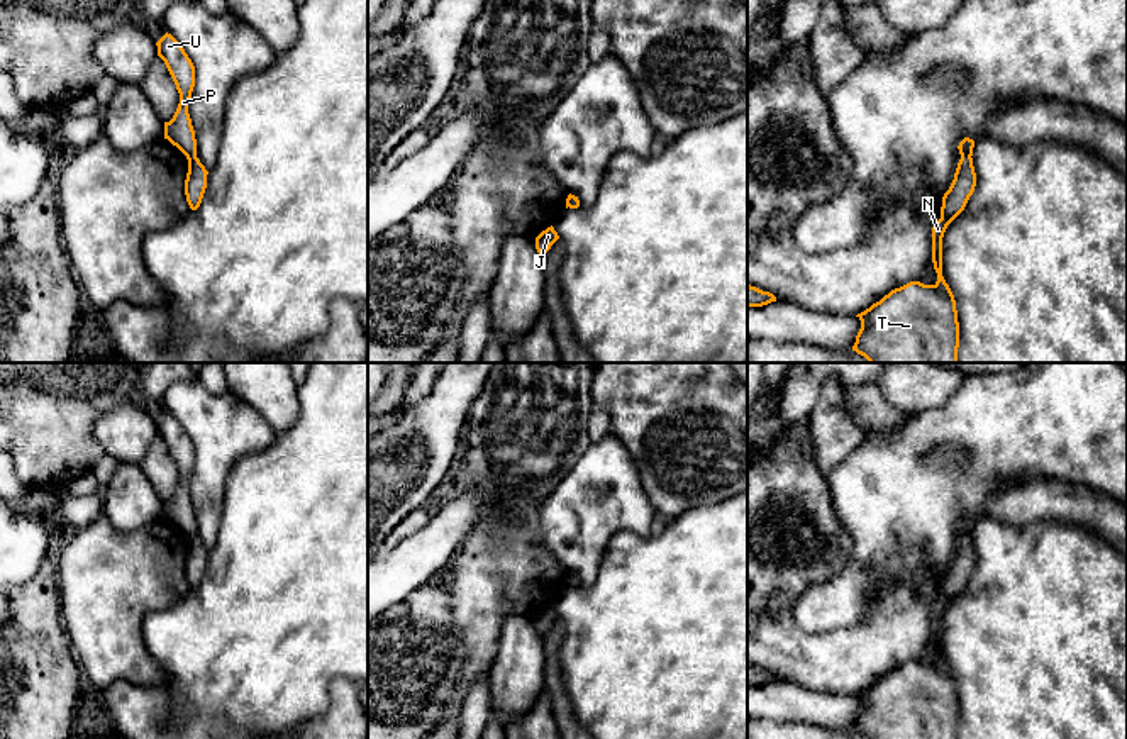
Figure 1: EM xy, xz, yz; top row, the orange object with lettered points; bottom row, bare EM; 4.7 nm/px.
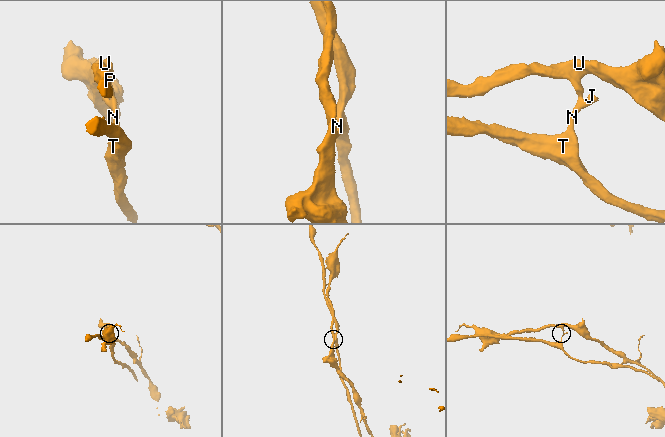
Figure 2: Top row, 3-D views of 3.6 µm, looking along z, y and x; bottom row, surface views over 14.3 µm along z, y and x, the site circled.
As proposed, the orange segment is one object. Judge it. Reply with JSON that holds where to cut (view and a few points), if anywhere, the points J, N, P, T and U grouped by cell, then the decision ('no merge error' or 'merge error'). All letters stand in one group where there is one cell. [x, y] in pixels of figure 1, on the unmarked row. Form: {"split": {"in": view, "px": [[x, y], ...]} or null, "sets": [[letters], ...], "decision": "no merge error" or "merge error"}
{"split": {"in": "yz", "px": [[961, 536], [970, 538]]}, "sets": [["J", "N", "T"], ["P", "U"]], "decision": "merge error"}

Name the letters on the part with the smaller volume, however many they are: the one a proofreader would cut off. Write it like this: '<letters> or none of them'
J, N, T

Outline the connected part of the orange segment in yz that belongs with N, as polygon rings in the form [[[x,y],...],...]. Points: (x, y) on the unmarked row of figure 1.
[[[961,537],[949,570],[942,576],[941,598],[932,607],[934,664],[910,661],[891,670],[856,697],[861,708],[852,731],[866,739],[958,739],[959,702],[954,675],[942,656],[942,617],[947,605],[964,590],[976,566],[973,537]]]

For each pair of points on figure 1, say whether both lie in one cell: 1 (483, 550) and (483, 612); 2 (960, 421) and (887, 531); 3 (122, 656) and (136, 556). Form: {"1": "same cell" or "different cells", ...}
{"1": "same cell", "2": "same cell", "3": "same cell"}

